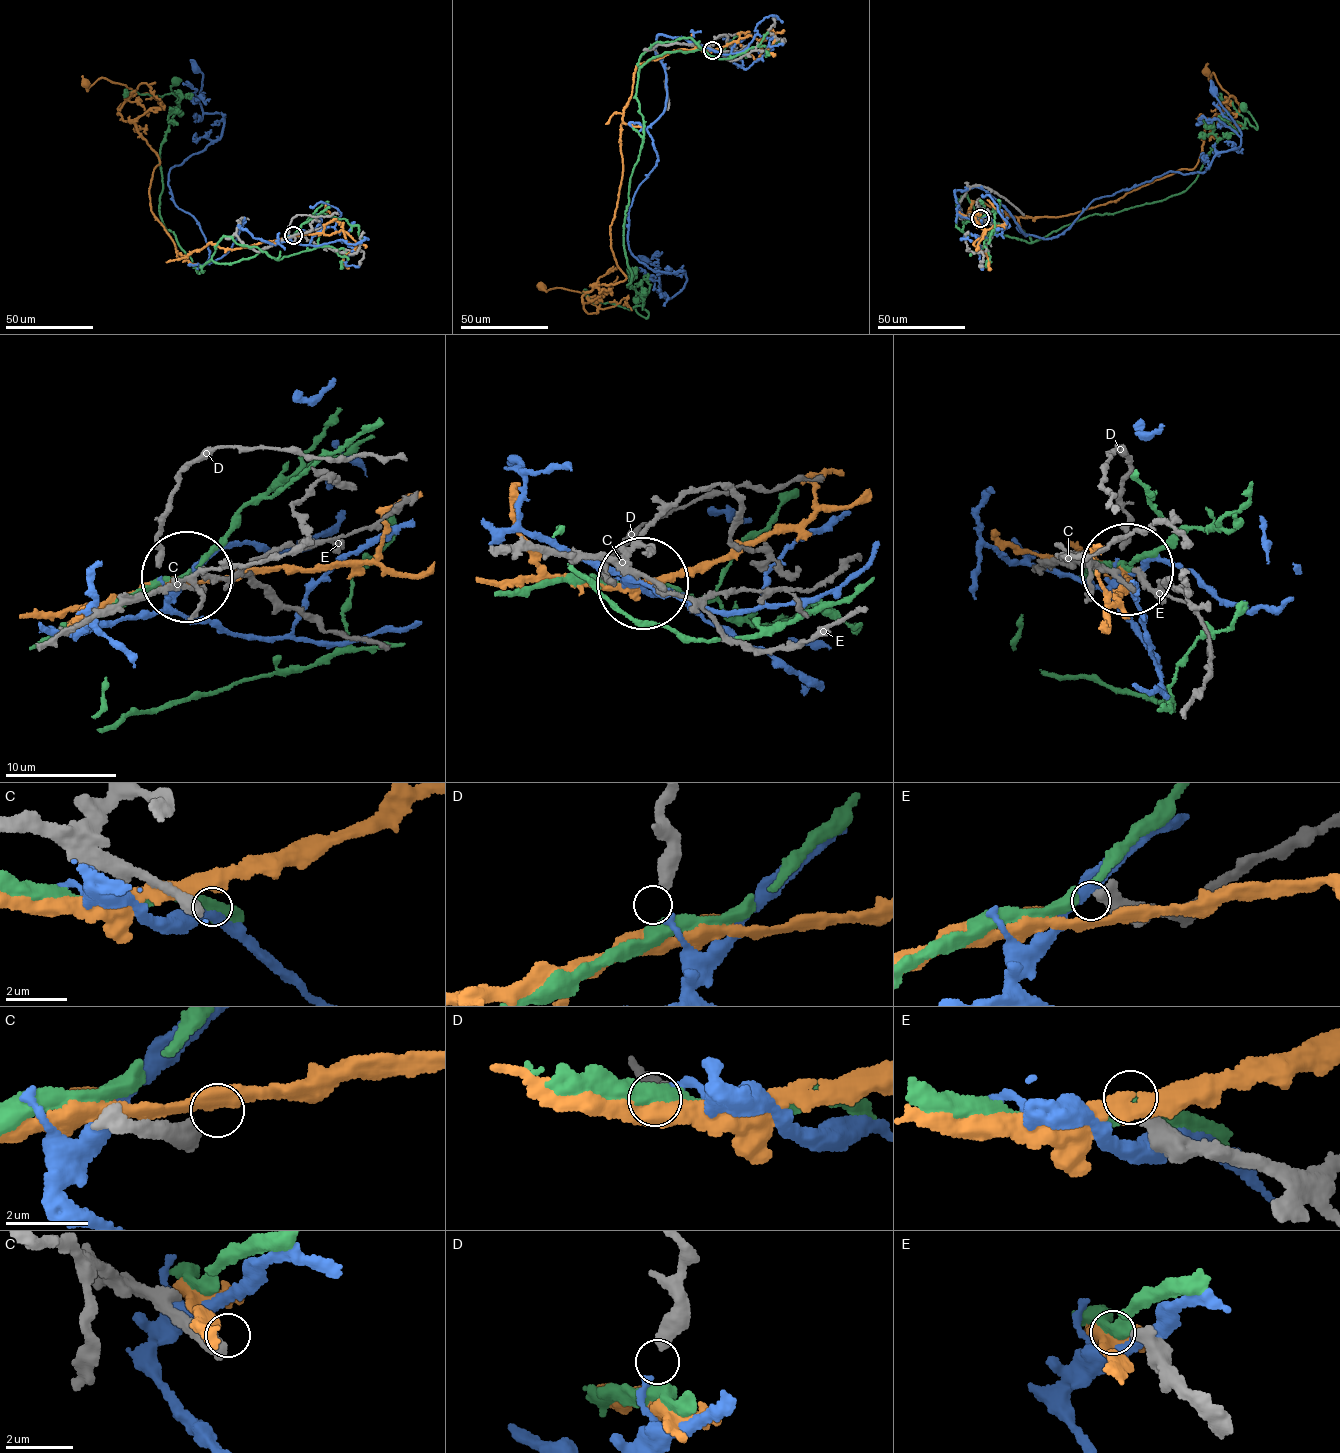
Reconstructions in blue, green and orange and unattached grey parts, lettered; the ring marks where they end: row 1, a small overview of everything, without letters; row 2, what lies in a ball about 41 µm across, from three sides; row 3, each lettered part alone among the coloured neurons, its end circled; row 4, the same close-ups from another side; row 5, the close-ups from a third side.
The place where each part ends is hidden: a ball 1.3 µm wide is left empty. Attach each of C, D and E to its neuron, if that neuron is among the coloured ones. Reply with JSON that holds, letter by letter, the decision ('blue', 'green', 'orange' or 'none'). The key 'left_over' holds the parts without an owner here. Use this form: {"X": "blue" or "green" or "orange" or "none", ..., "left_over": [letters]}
{"C": "none", "D": "none", "E": "none", "left_over": ["C", "D", "E"]}

